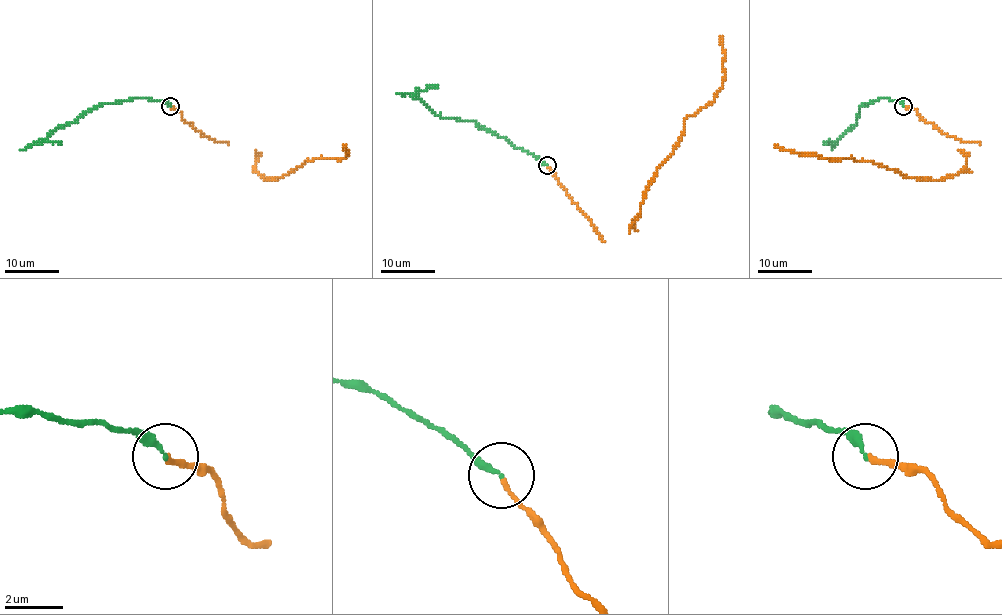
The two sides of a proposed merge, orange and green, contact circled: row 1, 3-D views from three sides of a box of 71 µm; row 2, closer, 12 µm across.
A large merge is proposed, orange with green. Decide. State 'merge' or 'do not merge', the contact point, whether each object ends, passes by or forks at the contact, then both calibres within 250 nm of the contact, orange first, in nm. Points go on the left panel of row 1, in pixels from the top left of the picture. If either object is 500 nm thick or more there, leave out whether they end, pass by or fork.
merge; place (170, 106); orange ends; green ends; calibres 160 and 200 nm

